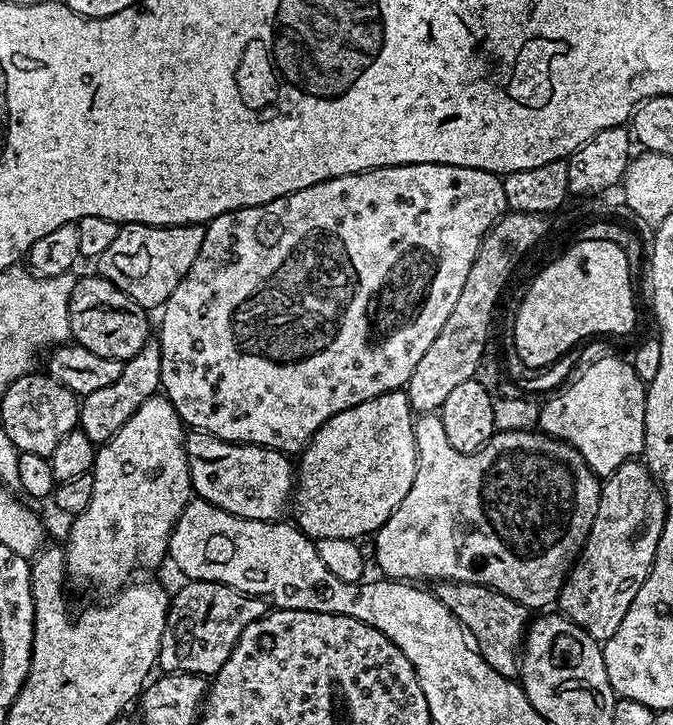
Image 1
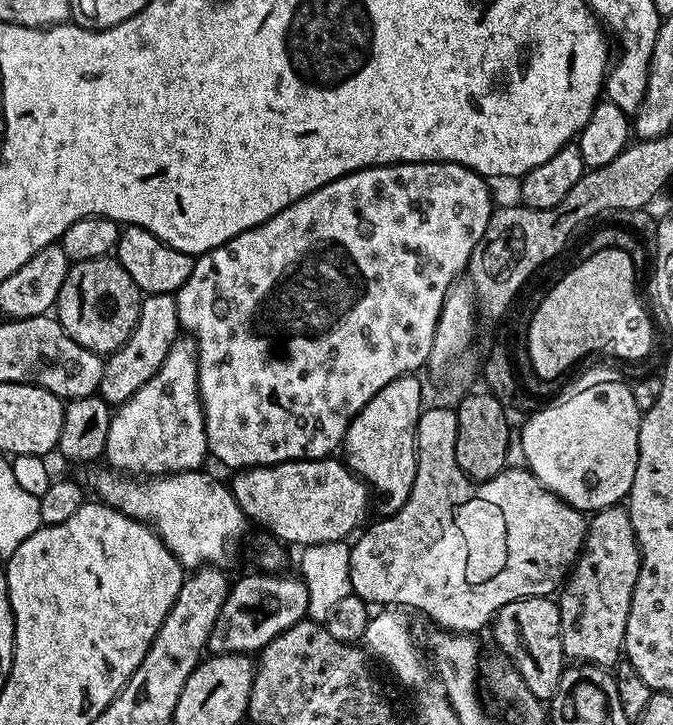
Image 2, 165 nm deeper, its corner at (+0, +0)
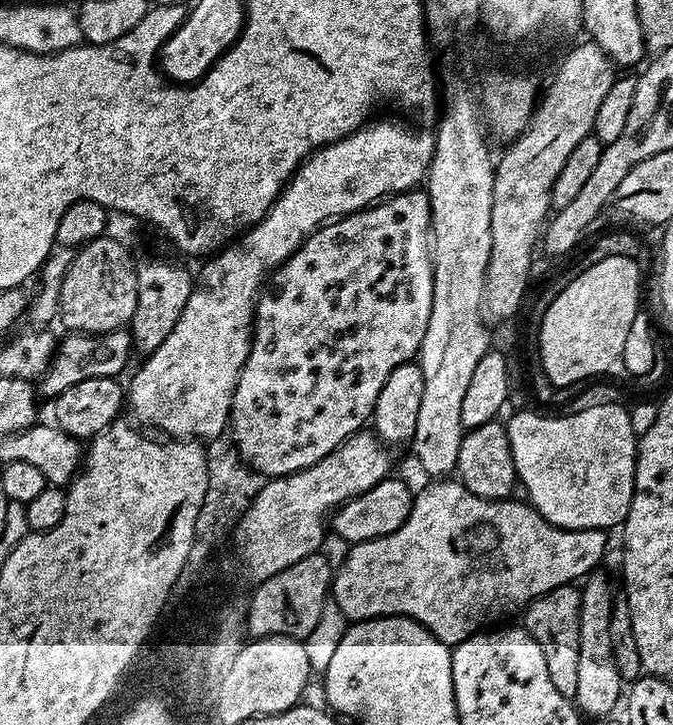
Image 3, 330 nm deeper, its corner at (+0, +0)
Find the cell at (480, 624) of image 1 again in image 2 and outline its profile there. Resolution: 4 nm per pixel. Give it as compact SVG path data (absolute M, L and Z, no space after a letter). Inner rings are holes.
M527 596L521 600L502 606L490 633L500 643L499 651L511 660L513 666L522 674L530 694L541 702L548 699L560 688L560 679L564 676L566 657L562 650L560 633L560 605L547 596Z

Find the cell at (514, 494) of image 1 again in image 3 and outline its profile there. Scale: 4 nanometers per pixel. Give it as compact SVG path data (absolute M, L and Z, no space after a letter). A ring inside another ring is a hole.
M440 478L435 482L428 482L428 485L421 492L415 493L409 517L402 522L400 528L394 530L393 533L376 537L372 541L353 544L348 548L348 557L345 558L344 565L341 568L339 565L334 572L330 589L331 599L338 606L338 610L345 620L349 622L373 620L379 616L408 616L430 629L443 644L455 646L461 644L466 638L475 636L477 632L500 622L495 622L495 620L500 620L503 616L510 615L511 612L517 611L516 613L519 613L521 609L531 604L542 594L546 594L563 584L572 584L576 582L576 579L579 581L601 567L600 559L603 558L604 551L608 548L609 533L607 531L584 528L580 532L574 532L571 528L559 528L554 526L545 516L540 515L531 503L525 502L523 499L521 499L522 501L516 499L483 500L470 494L470 490L466 490L466 486L456 478Z

